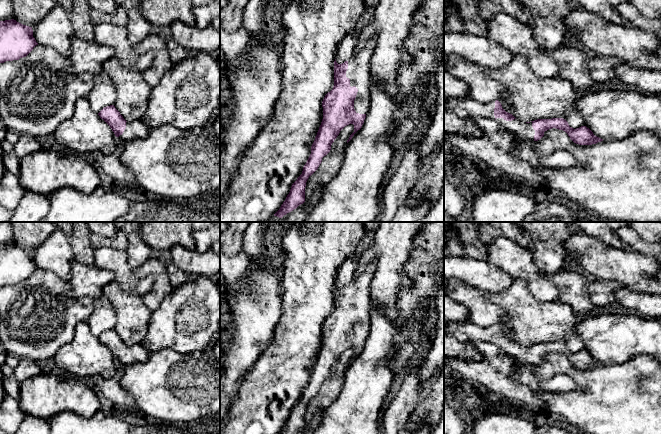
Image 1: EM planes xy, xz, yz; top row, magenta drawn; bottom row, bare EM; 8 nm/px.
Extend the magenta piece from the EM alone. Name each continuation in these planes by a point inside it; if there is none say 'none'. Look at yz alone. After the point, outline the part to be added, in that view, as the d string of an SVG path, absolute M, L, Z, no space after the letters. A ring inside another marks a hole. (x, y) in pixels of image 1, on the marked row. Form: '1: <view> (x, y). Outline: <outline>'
1: yz (525, 131). Outline: M496 118L496 121L501 123L508 132L517 135L522 140L534 141L535 130L532 127L532 122L526 123L518 119L506 121L503 118Z

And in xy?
1: xy (137, 129). Outline: M141 121L126 122L126 128L120 139L124 142L131 141L135 138L145 138L149 133L149 128Z

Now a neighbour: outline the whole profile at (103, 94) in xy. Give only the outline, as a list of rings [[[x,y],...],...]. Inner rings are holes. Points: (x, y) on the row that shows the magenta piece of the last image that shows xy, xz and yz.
[[[101,71],[92,74],[94,86],[90,91],[87,100],[95,113],[99,113],[104,107],[113,105],[116,98],[116,88],[107,73]]]

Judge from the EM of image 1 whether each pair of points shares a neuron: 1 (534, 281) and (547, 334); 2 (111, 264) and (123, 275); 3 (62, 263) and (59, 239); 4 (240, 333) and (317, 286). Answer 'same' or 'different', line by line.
1: different
2: same
3: same
4: different

